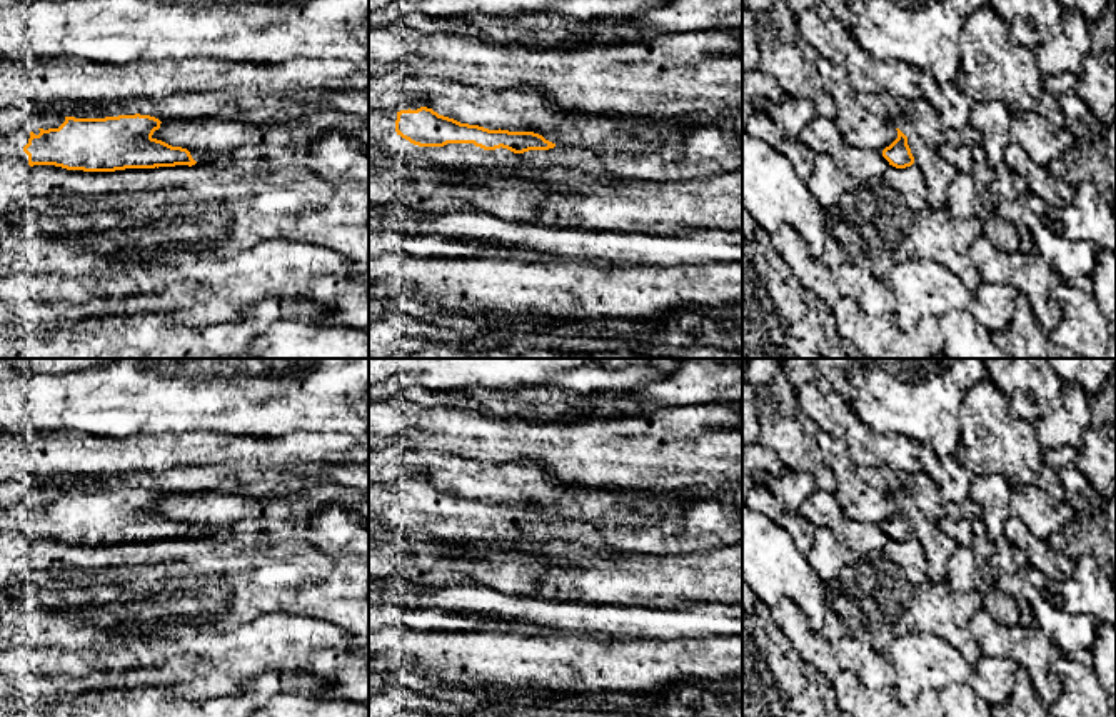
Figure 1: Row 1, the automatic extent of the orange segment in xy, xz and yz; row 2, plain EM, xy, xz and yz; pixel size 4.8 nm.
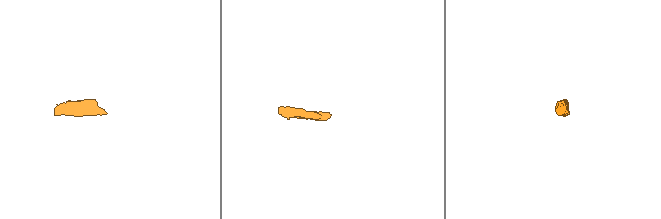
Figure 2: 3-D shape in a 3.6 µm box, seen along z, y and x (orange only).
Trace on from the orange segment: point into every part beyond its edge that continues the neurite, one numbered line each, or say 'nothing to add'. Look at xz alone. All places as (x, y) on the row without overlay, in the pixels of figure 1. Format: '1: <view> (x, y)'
1: xz (713, 521)

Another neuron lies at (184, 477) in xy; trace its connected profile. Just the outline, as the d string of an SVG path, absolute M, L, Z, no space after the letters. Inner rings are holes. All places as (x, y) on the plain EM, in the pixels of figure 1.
M178 465L162 474L168 492L240 492L247 497L270 497L280 480L279 470L242 470L227 474L219 467Z

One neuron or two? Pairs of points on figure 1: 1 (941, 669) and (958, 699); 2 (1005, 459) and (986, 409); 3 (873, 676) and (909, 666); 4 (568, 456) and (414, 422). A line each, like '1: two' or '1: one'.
1: two
2: one
3: two
4: one

